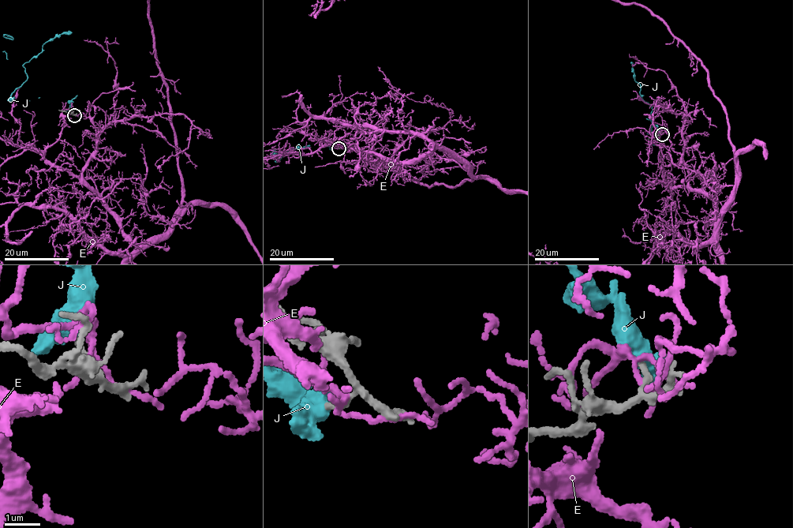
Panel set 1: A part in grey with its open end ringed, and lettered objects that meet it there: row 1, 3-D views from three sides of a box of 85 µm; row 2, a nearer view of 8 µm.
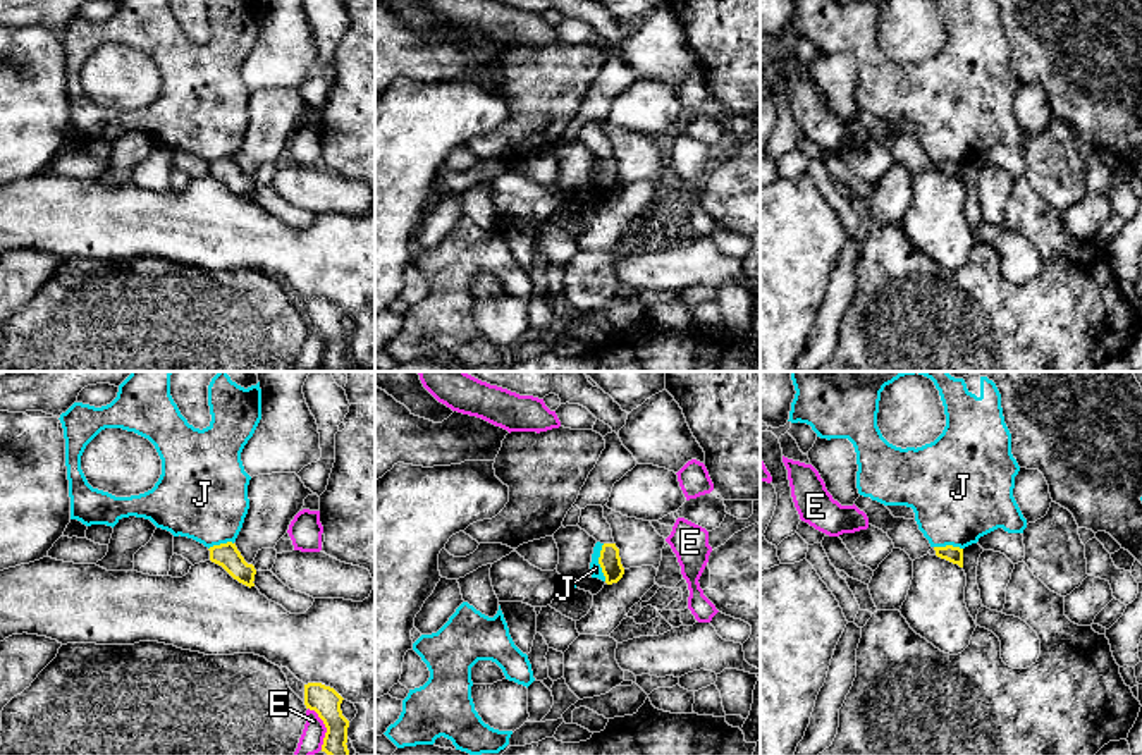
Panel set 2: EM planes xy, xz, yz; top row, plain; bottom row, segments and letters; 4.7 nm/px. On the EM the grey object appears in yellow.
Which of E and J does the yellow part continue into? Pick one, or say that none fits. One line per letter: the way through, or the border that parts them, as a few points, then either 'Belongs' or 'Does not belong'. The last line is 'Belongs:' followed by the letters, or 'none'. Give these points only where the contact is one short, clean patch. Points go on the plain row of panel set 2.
E: Does not belong
J: Boundary: xz (602, 159), (599, 181), (606, 195). Does not belong
Belongs: none

